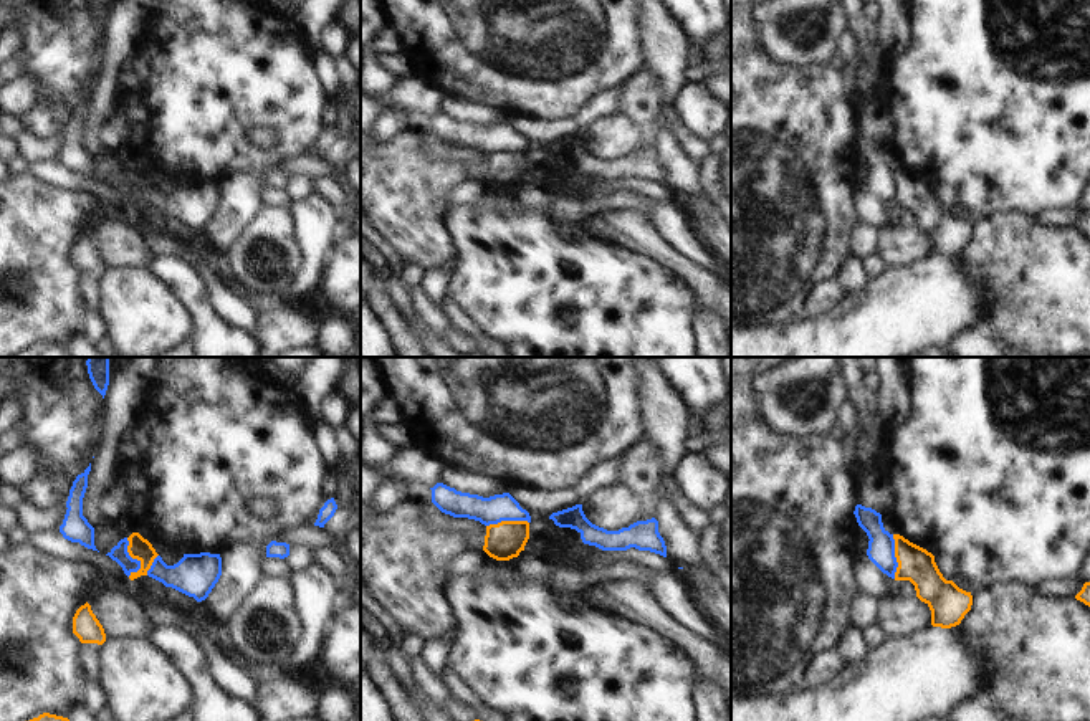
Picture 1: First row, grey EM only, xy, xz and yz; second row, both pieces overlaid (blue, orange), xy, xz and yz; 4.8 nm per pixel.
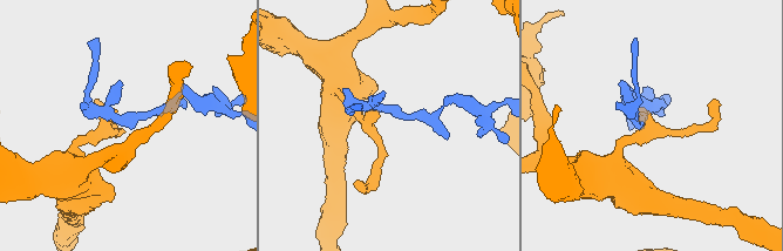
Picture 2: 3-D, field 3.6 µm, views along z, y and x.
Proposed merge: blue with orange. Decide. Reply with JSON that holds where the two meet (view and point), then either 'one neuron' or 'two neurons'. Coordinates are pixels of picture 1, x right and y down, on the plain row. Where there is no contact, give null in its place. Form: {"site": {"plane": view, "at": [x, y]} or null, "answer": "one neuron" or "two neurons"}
{"site": {"plane": "xy", "at": [134, 189]}, "answer": "two neurons"}

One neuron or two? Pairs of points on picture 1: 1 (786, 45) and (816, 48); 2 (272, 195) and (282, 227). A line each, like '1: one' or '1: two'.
1: one
2: two

